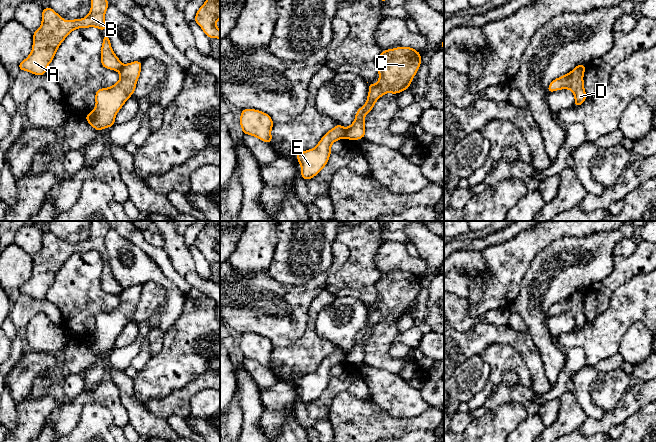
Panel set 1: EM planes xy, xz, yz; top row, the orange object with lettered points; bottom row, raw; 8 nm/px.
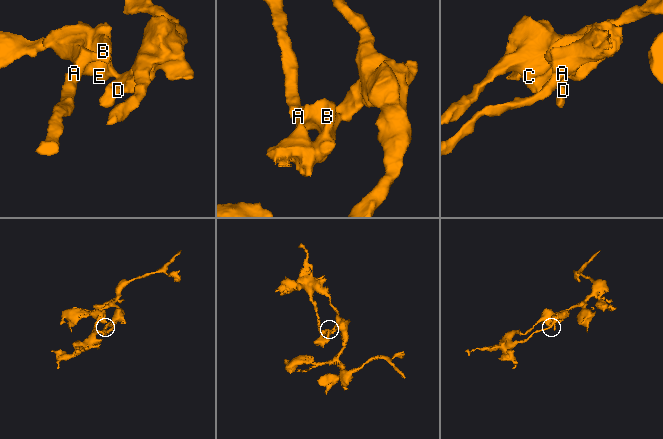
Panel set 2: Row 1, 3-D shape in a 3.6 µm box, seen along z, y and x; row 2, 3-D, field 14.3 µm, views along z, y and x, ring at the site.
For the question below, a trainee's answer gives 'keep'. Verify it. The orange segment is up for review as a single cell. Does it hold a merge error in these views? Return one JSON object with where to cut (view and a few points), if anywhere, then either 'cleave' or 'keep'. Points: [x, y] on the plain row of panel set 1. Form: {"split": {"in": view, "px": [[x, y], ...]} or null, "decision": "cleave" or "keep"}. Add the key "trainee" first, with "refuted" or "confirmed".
{"trainee": "refuted", "split": {"in": "xz", "px": [[344, 352], [345, 361]]}, "decision": "cleave"}

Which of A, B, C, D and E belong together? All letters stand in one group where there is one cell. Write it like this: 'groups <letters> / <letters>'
groups A B E / C D

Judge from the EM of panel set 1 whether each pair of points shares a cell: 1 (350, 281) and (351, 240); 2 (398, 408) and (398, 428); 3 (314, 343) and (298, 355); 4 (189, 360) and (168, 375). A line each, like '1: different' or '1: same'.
1: same
2: different
3: same
4: same

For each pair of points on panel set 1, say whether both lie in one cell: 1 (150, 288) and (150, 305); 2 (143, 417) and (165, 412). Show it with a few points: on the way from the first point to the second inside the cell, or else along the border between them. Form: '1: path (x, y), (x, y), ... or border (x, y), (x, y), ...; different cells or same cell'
1: path (150, 292), (150, 301); same cell
2: border (143, 404), (149, 412), (166, 420); different cells

